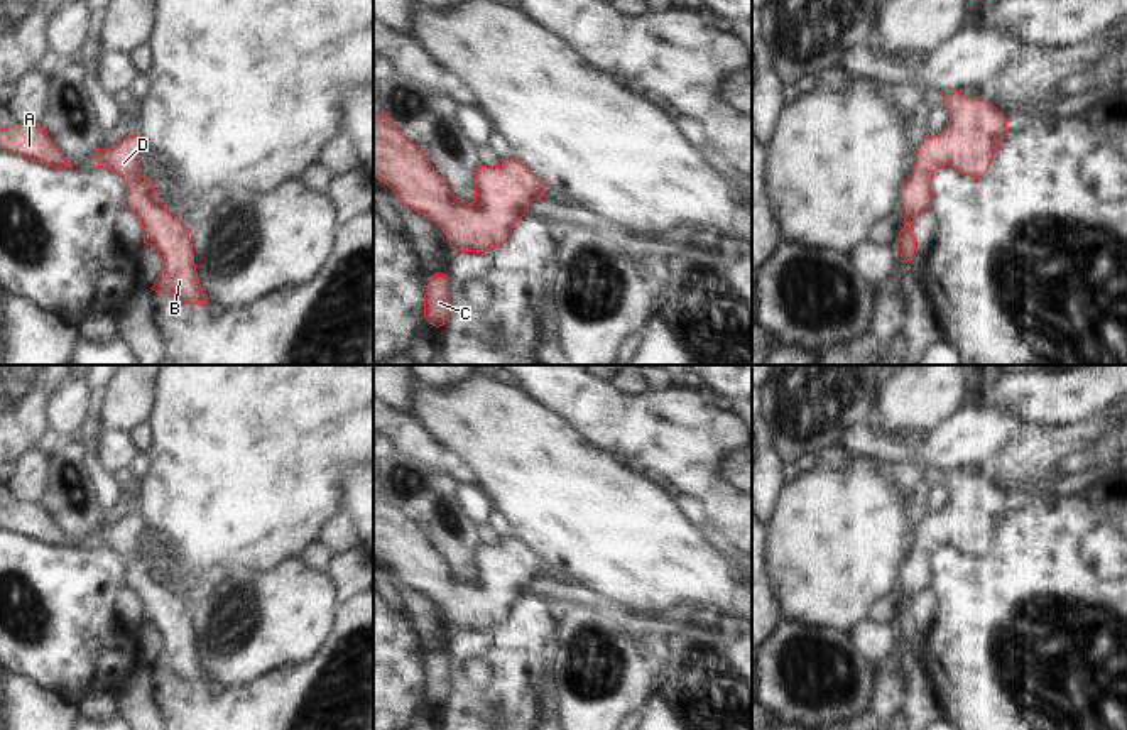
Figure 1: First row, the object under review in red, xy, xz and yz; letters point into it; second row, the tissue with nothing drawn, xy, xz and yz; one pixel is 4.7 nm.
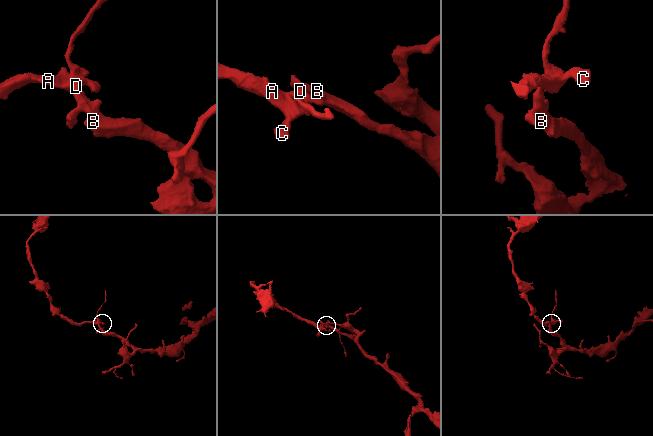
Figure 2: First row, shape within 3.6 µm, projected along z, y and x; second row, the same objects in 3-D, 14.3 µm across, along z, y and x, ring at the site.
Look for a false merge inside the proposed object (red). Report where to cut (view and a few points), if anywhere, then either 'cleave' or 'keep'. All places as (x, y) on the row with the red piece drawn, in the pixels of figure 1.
no cut; keep

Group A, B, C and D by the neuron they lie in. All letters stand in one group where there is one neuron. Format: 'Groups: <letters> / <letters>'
Groups: A B C D.

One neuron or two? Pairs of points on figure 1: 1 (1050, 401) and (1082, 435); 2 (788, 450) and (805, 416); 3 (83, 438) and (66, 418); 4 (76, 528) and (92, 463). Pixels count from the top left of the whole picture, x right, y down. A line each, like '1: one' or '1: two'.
1: two
2: one
3: two
4: two

